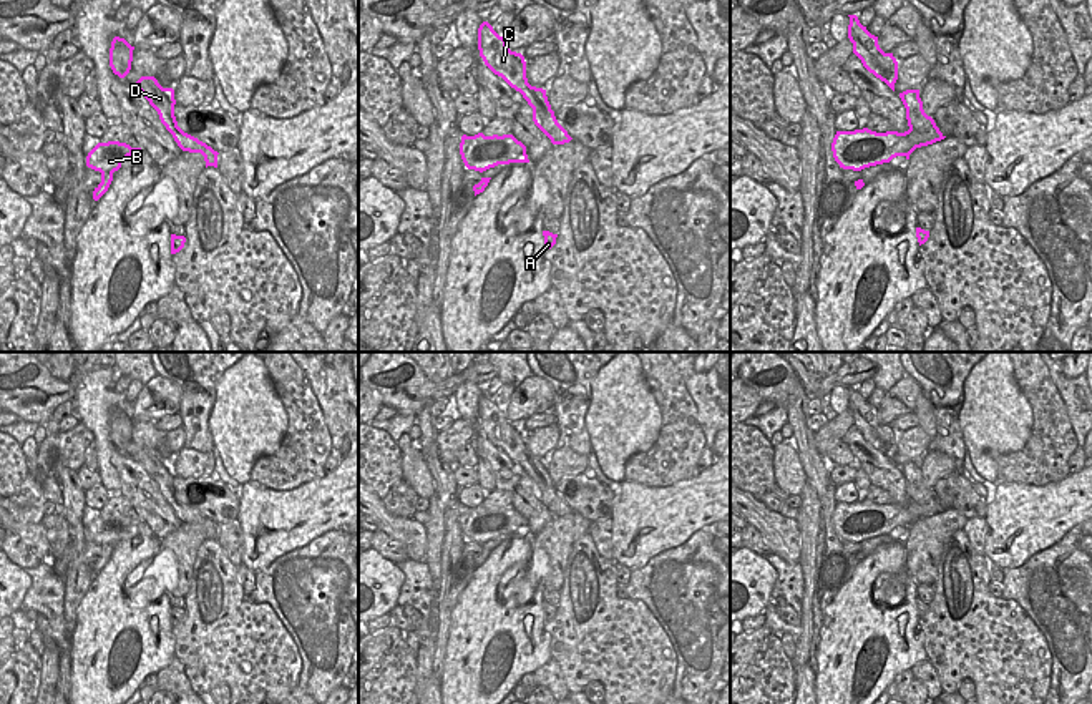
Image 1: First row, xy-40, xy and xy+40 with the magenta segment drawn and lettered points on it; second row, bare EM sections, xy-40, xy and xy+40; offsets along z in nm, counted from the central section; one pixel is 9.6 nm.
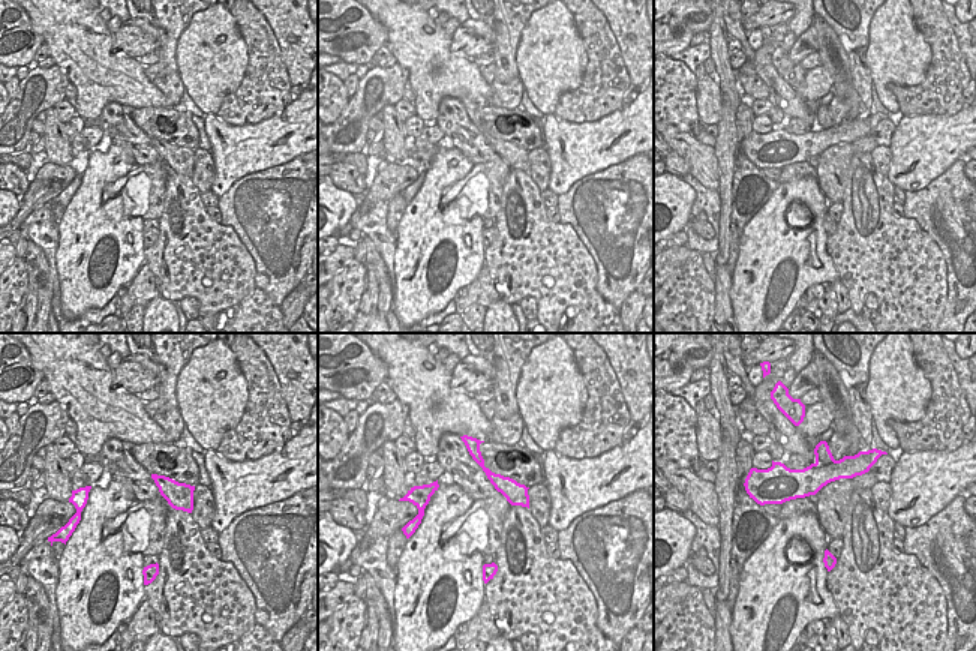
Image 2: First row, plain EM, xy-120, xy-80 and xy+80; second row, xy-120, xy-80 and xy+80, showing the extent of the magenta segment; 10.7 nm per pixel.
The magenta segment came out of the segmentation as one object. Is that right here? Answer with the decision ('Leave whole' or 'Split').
Split

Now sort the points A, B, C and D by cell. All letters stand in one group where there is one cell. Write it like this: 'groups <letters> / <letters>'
groups A C D / B

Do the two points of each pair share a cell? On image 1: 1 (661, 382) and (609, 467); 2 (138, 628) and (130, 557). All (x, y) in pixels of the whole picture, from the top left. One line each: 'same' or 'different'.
1: different
2: same

